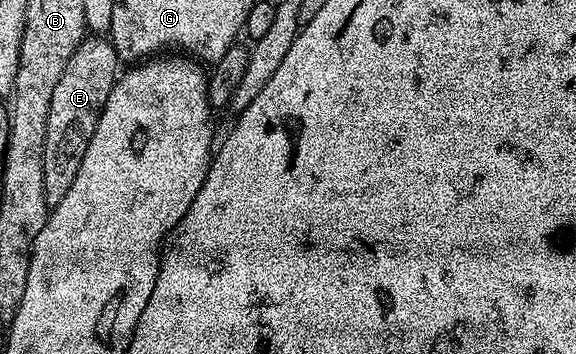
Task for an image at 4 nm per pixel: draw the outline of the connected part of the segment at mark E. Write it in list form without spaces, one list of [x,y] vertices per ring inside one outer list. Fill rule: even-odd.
[[[86,36],[78,49],[70,56],[70,61],[66,62],[66,69],[63,70],[57,86],[54,86],[53,97],[50,100],[50,112],[47,115],[46,150],[43,158],[43,181],[46,188],[48,175],[45,172],[48,170],[48,164],[52,164],[52,180],[64,180],[64,184],[69,184],[69,186],[74,182],[74,175],[77,174],[78,167],[82,164],[82,156],[97,128],[98,118],[105,108],[106,98],[110,96],[110,90],[116,83],[119,72],[119,56],[114,50],[111,39],[104,36]]]

